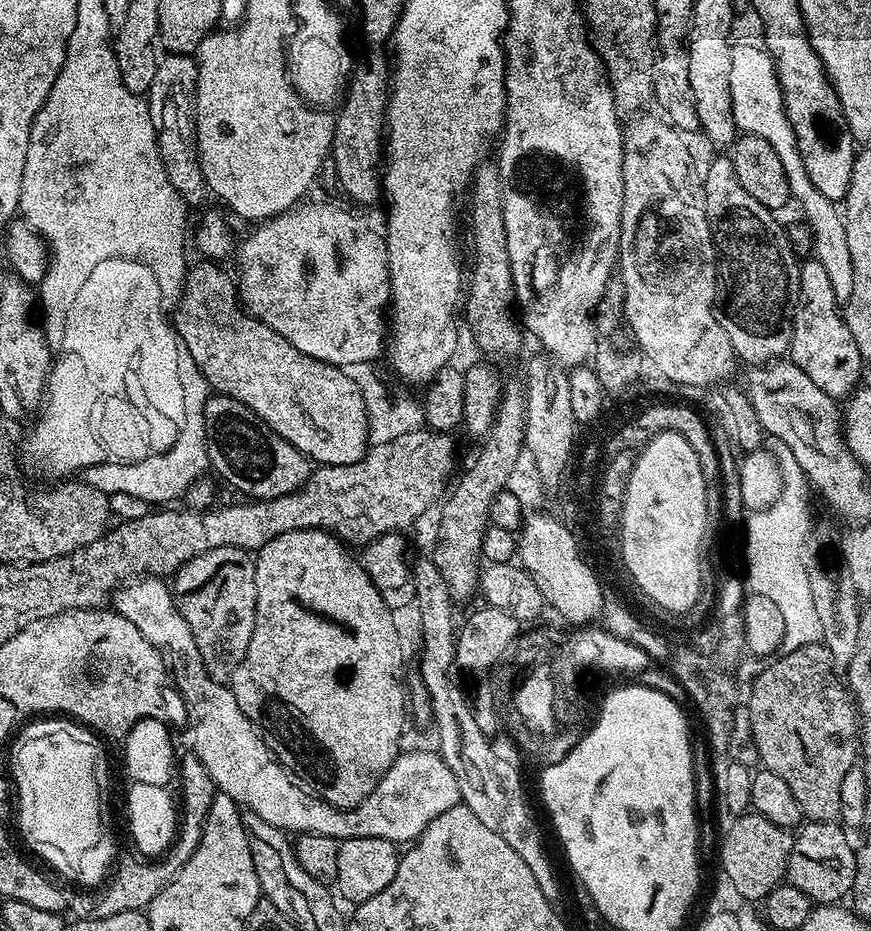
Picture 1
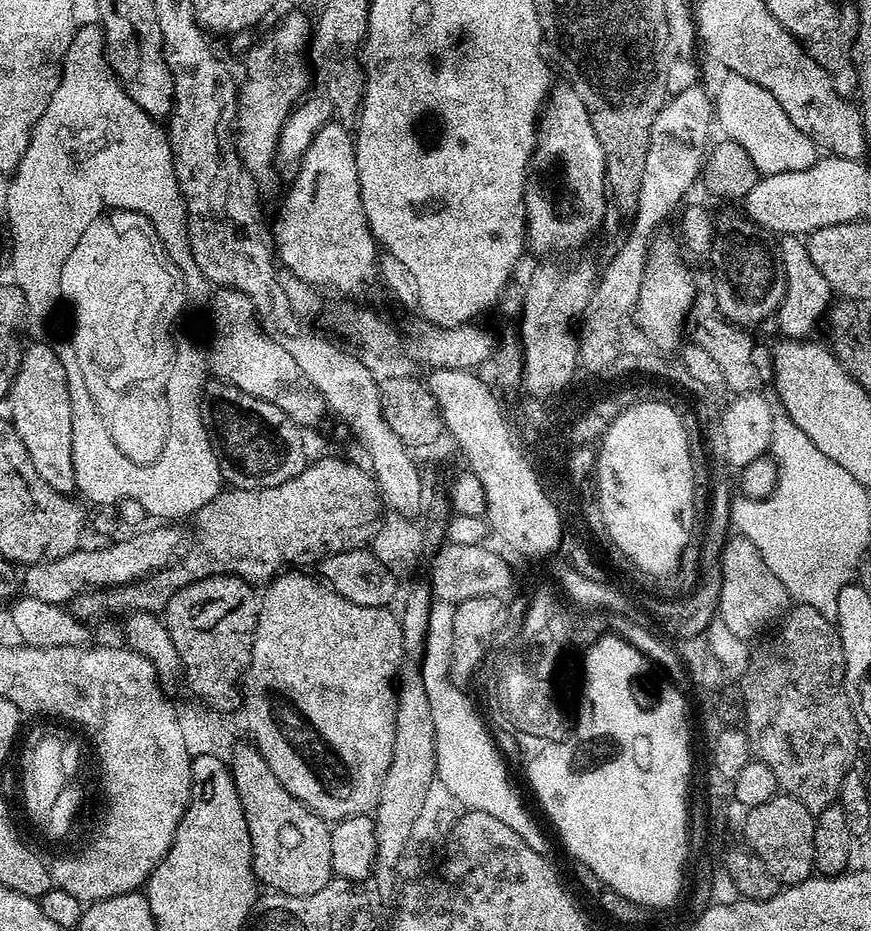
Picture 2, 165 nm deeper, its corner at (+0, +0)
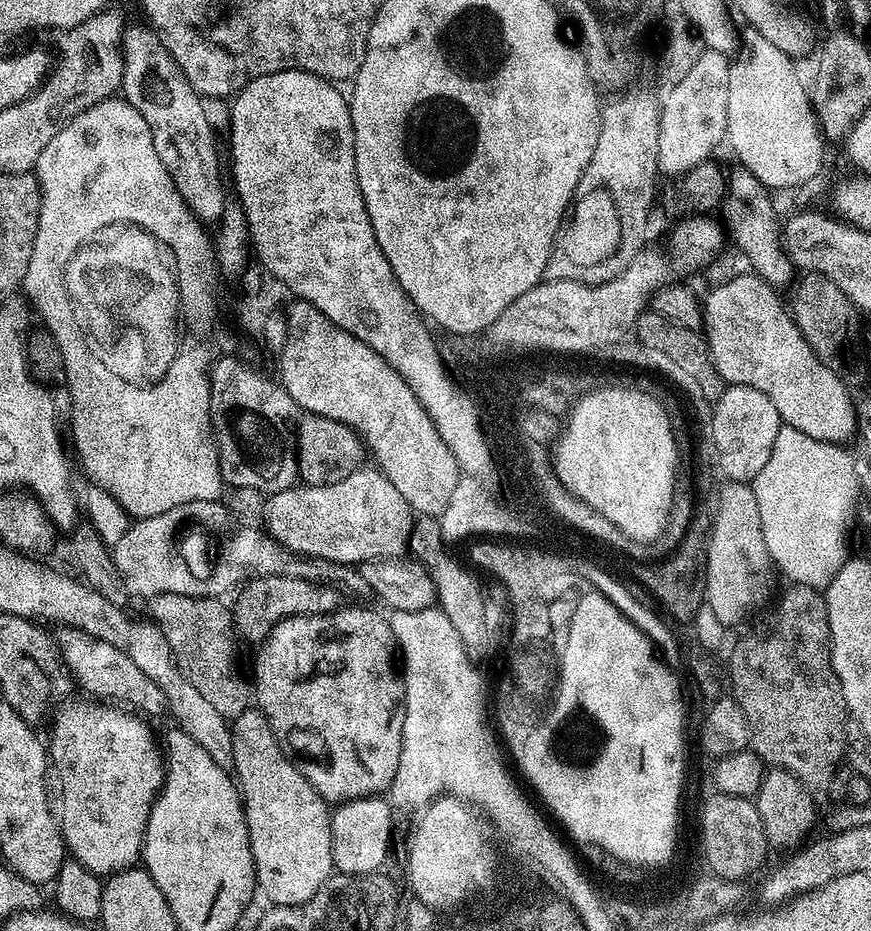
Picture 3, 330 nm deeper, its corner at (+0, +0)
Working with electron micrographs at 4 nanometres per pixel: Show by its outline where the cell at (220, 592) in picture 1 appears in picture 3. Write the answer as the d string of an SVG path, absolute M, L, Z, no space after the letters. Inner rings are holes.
M162 594L151 597L151 619L162 630L170 650L174 654L177 666L182 670L186 682L222 714L229 722L237 720L254 700L254 688L240 673L240 664L236 661L236 640L238 633L233 613L224 605L225 601L210 596L171 596Z

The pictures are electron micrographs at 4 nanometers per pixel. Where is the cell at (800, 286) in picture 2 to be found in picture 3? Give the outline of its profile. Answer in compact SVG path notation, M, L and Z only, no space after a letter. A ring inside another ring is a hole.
M736 166L733 172L726 180L726 191L724 193L723 203L718 209L719 219L722 221L723 227L726 229L727 235L744 251L746 259L752 263L751 271L765 280L766 283L772 285L777 290L784 290L793 283L794 265L788 253L784 250L782 243L782 220L776 217L776 208L772 205L769 189L765 188L762 182L758 182L758 178L754 178L750 174L750 170L746 170L742 166Z

